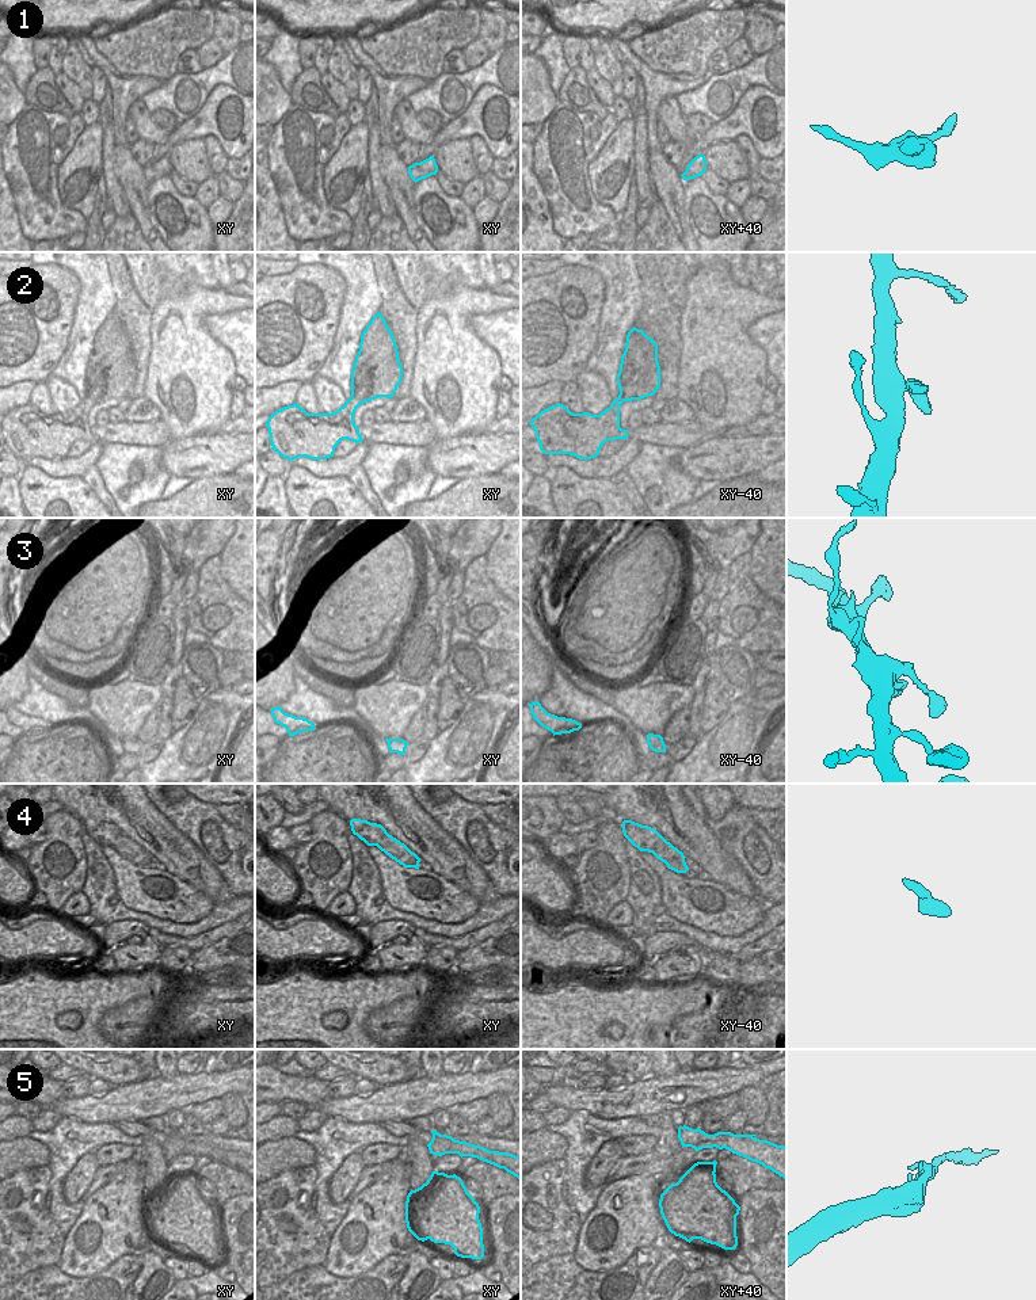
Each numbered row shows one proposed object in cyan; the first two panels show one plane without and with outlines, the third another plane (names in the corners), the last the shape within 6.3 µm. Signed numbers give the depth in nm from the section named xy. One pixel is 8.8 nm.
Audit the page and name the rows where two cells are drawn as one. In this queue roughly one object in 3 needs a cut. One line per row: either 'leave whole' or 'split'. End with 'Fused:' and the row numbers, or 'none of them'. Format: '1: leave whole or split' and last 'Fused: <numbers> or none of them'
1: leave whole
2: leave whole
3: leave whole
4: split
5: split
Fused: 4, 5

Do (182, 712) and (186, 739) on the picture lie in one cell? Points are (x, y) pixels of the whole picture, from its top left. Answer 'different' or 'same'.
different

